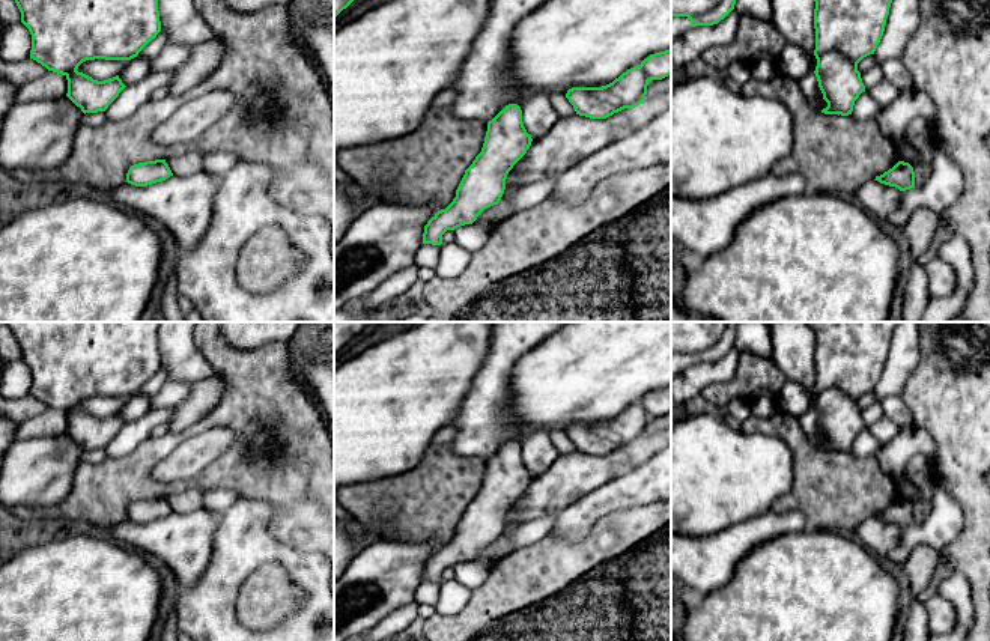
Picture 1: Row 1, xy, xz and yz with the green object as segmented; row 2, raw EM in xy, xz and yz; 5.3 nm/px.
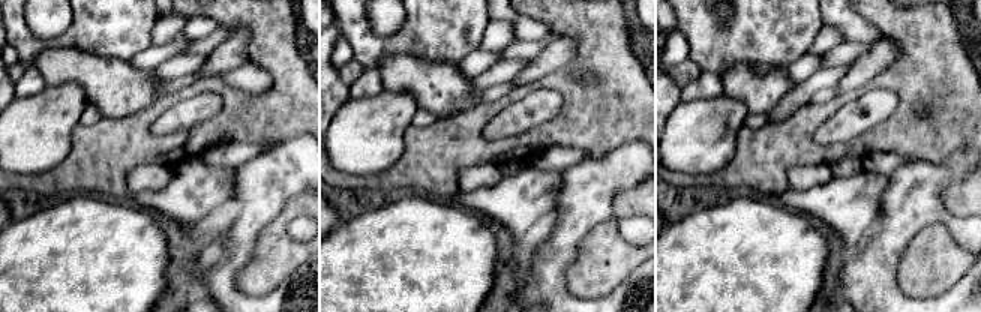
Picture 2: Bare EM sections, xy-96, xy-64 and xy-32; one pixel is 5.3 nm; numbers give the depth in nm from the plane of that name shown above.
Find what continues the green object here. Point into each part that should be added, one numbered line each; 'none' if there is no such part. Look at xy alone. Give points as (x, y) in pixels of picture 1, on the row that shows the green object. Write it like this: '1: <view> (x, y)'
none

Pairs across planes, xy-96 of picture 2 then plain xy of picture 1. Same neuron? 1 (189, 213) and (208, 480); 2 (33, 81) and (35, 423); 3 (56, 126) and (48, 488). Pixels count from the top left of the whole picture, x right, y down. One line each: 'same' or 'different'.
1: different
2: same
3: same

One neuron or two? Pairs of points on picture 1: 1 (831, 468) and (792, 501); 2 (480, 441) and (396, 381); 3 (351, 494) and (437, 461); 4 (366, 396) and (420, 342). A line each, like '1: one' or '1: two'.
1: one
2: two
3: one
4: one

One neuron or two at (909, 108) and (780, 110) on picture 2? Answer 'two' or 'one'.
two

